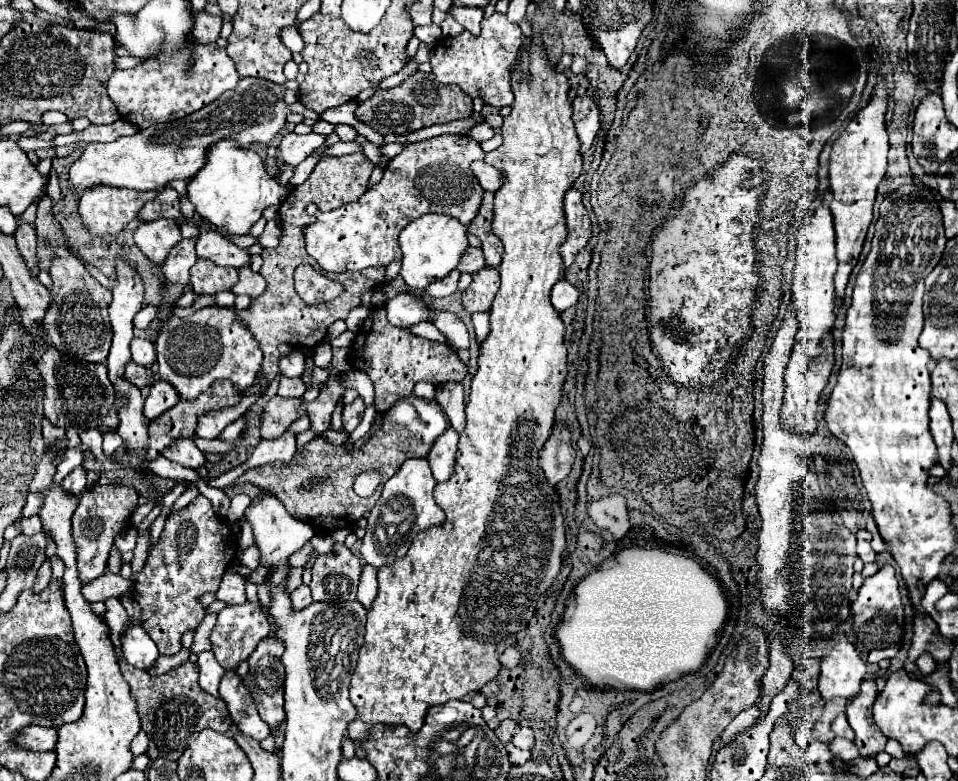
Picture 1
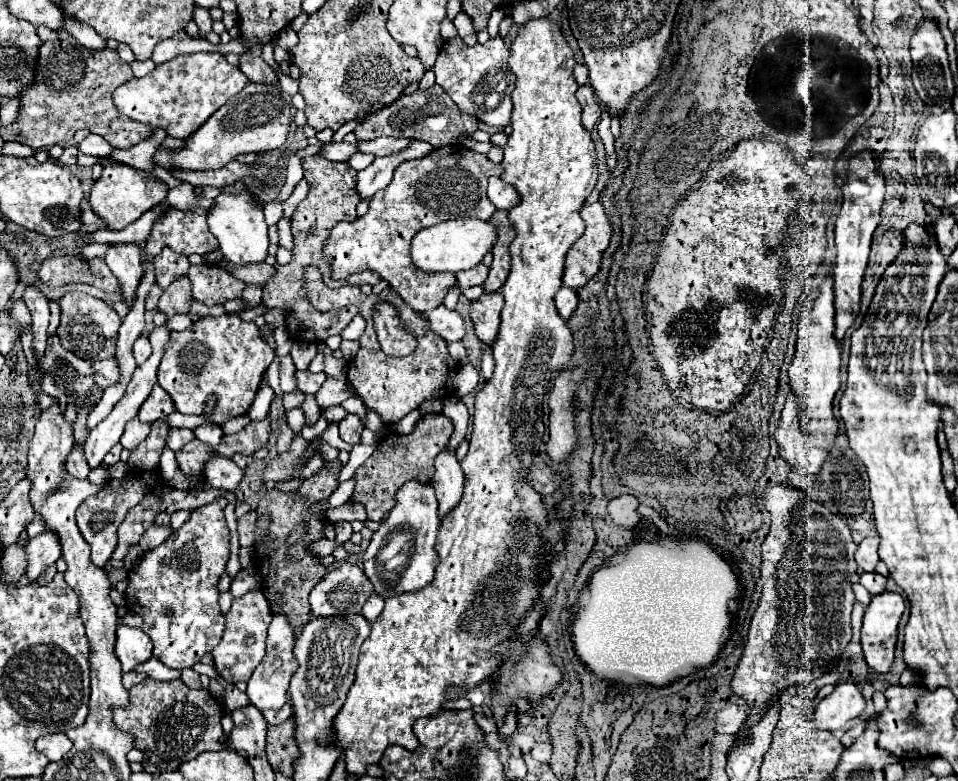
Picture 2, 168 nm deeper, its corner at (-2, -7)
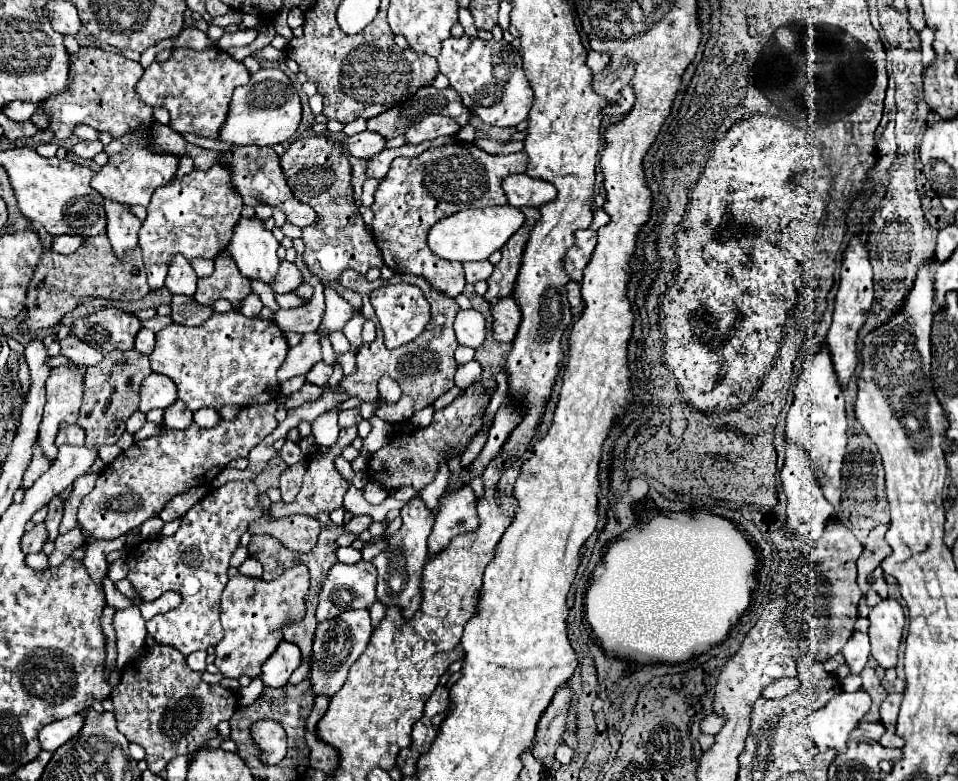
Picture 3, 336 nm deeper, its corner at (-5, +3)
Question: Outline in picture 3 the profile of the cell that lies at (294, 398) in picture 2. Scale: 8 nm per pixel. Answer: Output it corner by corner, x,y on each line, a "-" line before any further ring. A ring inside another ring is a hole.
305,382
301,390
297,390
297,392
289,394
289,396
285,396
283,406
289,410
289,408
297,408
297,406
301,406
301,404
305,404
305,402
315,402
315,400
321,398
323,392
325,392
325,388
319,388
319,386
315,386
315,384

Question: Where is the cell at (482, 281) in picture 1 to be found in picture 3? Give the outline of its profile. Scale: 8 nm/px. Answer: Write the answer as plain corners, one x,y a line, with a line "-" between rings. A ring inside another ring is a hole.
503,298
493,304
493,338
497,338
497,342
511,344
519,330
519,322
521,314
513,298

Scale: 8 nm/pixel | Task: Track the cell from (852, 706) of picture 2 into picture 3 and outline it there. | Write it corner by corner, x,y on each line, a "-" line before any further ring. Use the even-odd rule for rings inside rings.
841,692
825,708
815,712
809,724
811,738
821,752
835,750
843,754
847,750
849,734
859,726
861,718
867,714
871,698
867,692

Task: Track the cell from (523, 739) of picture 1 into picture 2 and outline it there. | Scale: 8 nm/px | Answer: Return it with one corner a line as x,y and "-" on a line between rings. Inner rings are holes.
544,742
544,744
536,744
534,748
532,748
532,758
534,760
540,760
540,762
548,762
550,760
550,756
552,756
552,746
548,744
548,742

